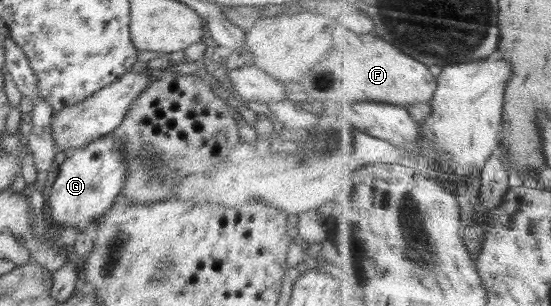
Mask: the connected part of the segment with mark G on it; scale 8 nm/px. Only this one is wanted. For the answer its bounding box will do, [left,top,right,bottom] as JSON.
[47,136,126,231]

